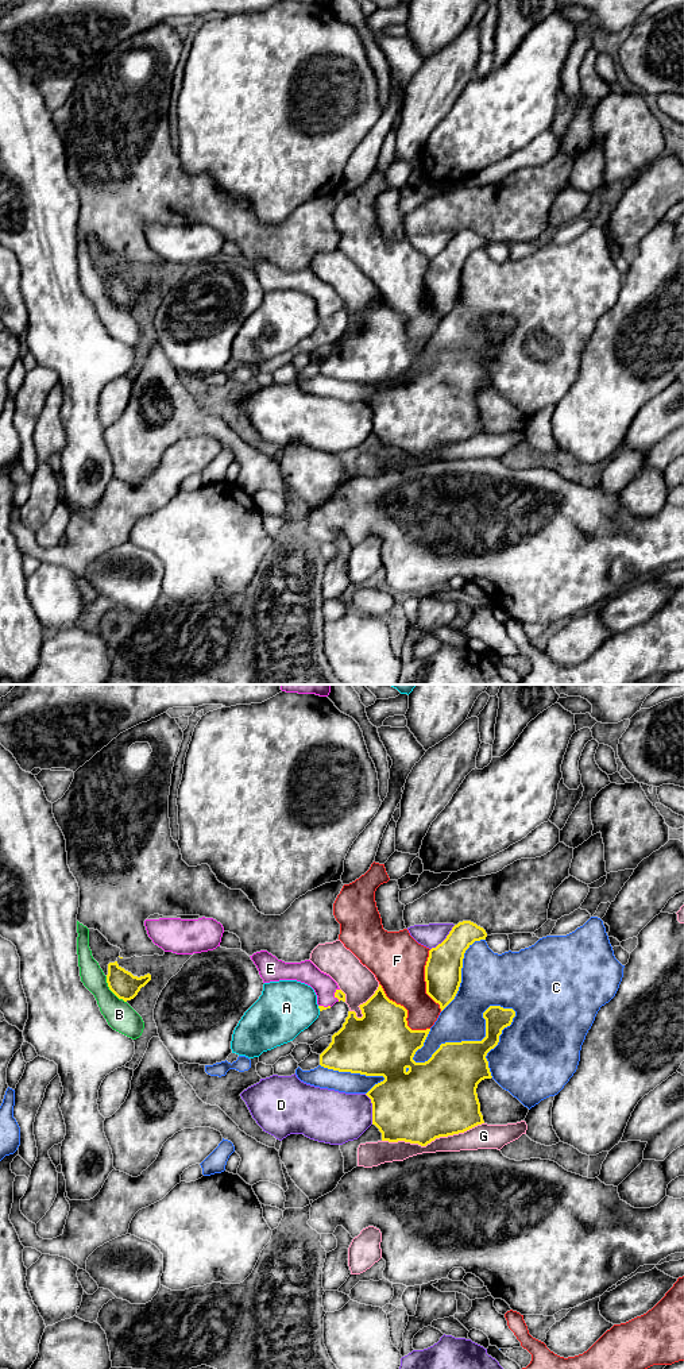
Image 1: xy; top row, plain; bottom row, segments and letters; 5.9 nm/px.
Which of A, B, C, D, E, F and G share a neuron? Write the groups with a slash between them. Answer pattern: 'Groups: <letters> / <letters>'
Groups: A / B / C / D / E / F / G

